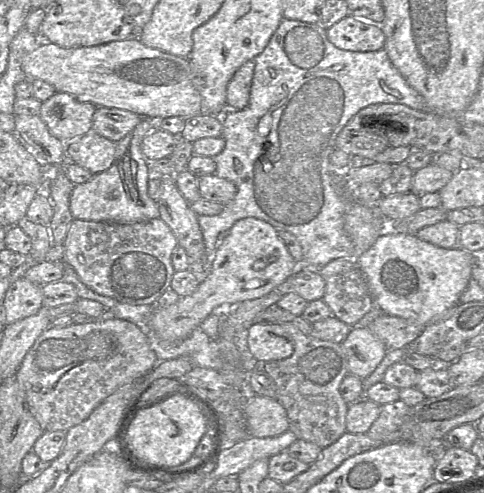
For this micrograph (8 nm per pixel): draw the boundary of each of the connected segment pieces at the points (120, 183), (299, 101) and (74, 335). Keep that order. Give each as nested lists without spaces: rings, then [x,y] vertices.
[[[142,118],[136,127],[124,138],[116,142],[115,160],[104,172],[93,174],[92,178],[82,184],[74,185],[70,196],[70,212],[73,219],[112,222],[119,224],[130,224],[142,222],[159,217],[158,203],[153,201],[147,192],[150,173],[148,160],[142,153],[142,141],[146,135],[158,127],[158,120],[152,118]]]
[[[283,18],[281,20],[279,26],[277,27],[275,32],[271,36],[270,41],[267,44],[267,46],[265,47],[265,49],[259,55],[257,55],[253,60],[255,62],[255,68],[254,68],[254,75],[253,75],[252,85],[251,85],[251,90],[250,90],[249,103],[242,110],[229,112],[228,116],[223,121],[222,137],[224,138],[225,143],[226,143],[225,148],[223,149],[223,151],[221,153],[219,153],[218,155],[213,157],[214,161],[216,162],[215,175],[217,175],[218,177],[227,179],[227,180],[231,181],[232,183],[234,183],[237,188],[236,195],[233,198],[233,200],[231,200],[226,205],[224,205],[222,212],[219,213],[218,215],[198,216],[198,223],[199,223],[202,235],[203,235],[204,245],[205,245],[205,249],[207,251],[209,260],[210,260],[211,256],[214,254],[214,252],[218,246],[218,235],[221,232],[229,231],[231,229],[231,227],[234,225],[234,223],[237,222],[238,220],[243,219],[243,218],[248,218],[248,217],[254,217],[254,218],[264,220],[267,223],[271,224],[273,227],[275,227],[278,231],[284,230],[284,231],[288,231],[288,232],[292,233],[293,235],[295,235],[302,247],[302,253],[303,253],[302,260],[305,260],[306,262],[308,262],[309,267],[312,267],[313,269],[319,270],[320,268],[325,266],[330,261],[339,259],[339,258],[354,259],[354,251],[355,251],[354,244],[344,229],[344,223],[345,223],[346,195],[351,194],[351,187],[354,187],[355,185],[350,185],[349,180],[347,180],[347,171],[346,171],[347,168],[337,168],[334,165],[332,165],[330,162],[330,155],[335,150],[336,138],[337,138],[338,134],[340,133],[340,131],[344,128],[344,126],[352,119],[352,117],[355,114],[357,114],[358,111],[364,107],[367,107],[371,104],[377,104],[377,103],[394,103],[394,104],[404,104],[404,105],[409,106],[414,109],[427,110],[427,106],[425,104],[424,98],[422,97],[421,94],[419,94],[414,88],[412,88],[407,83],[407,81],[402,76],[402,74],[391,63],[391,61],[388,57],[388,54],[386,53],[386,51],[384,49],[381,49],[378,51],[371,51],[371,52],[358,52],[358,51],[349,51],[349,50],[339,49],[328,40],[327,30],[322,28],[317,23],[308,23],[308,22],[303,22],[303,21],[298,21],[298,20],[289,20],[289,19]]]
[[[112,318],[92,320],[85,324],[66,327],[50,326],[36,339],[16,372],[21,389],[25,391],[26,405],[44,431],[68,431],[86,420],[91,413],[118,388],[134,382],[158,363],[148,337],[127,320]]]

